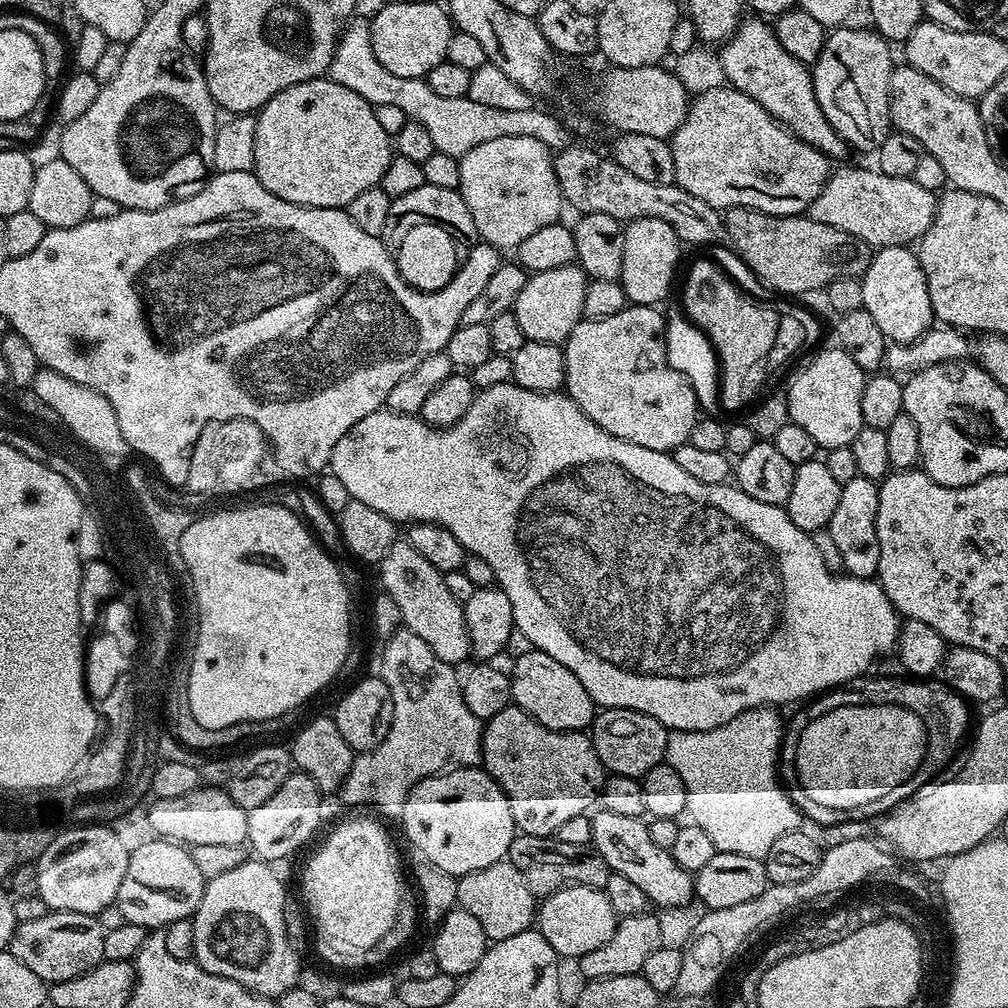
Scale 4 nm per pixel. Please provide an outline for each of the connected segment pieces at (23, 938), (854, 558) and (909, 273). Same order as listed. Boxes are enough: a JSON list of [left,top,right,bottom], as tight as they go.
[[7,910,104,986],[826,475,880,578],[859,244,934,344]]

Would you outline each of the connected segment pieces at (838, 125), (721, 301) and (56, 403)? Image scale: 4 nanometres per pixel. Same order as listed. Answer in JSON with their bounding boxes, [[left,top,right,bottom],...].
[[811,26,894,153],[684,259,780,408],[31,367,129,457]]

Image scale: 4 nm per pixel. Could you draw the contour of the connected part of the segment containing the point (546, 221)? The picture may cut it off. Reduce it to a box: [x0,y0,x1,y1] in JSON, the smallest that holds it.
[458,138,565,250]

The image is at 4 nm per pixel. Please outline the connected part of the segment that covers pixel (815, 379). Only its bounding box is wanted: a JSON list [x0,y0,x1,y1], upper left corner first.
[788,346,866,450]

